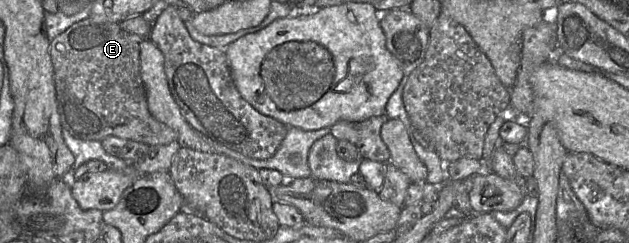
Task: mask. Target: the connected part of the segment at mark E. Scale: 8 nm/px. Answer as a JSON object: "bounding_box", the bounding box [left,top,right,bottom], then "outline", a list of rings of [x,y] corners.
{"bounding_box":[50,17,177,146],"outline":[[[87,17],[50,43],[56,100],[62,127],[81,140],[116,136],[149,146],[177,141],[177,133],[149,112],[140,75],[140,43],[144,38],[124,31],[120,23]]]}

